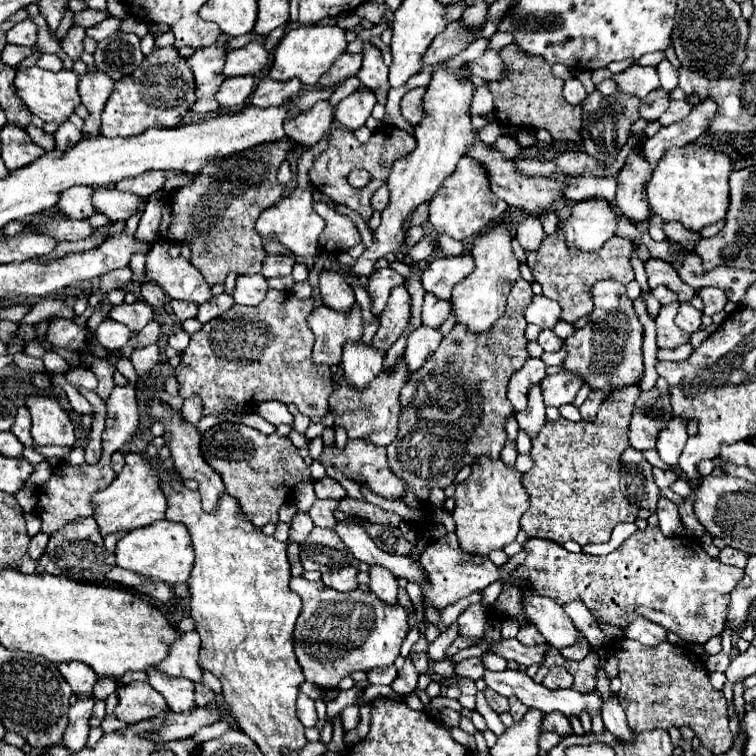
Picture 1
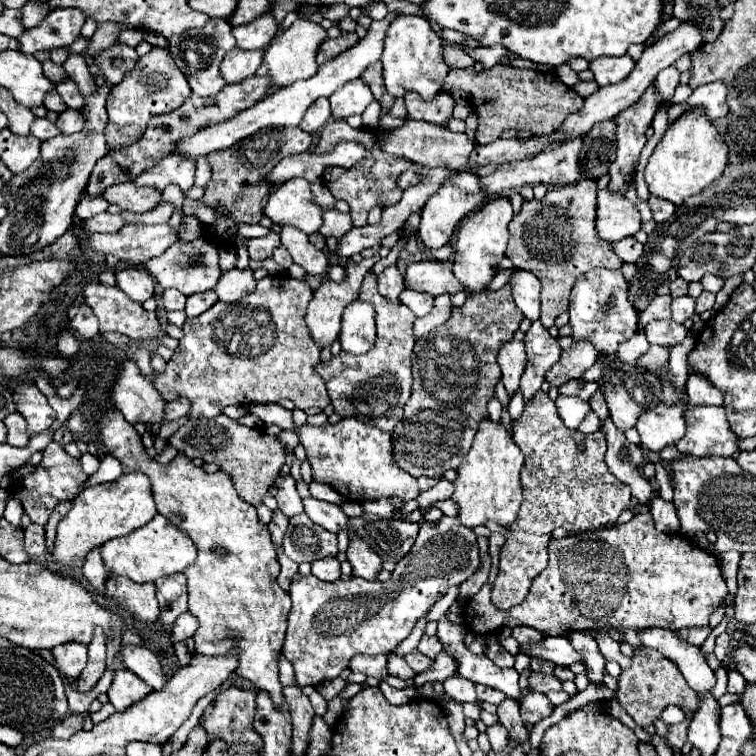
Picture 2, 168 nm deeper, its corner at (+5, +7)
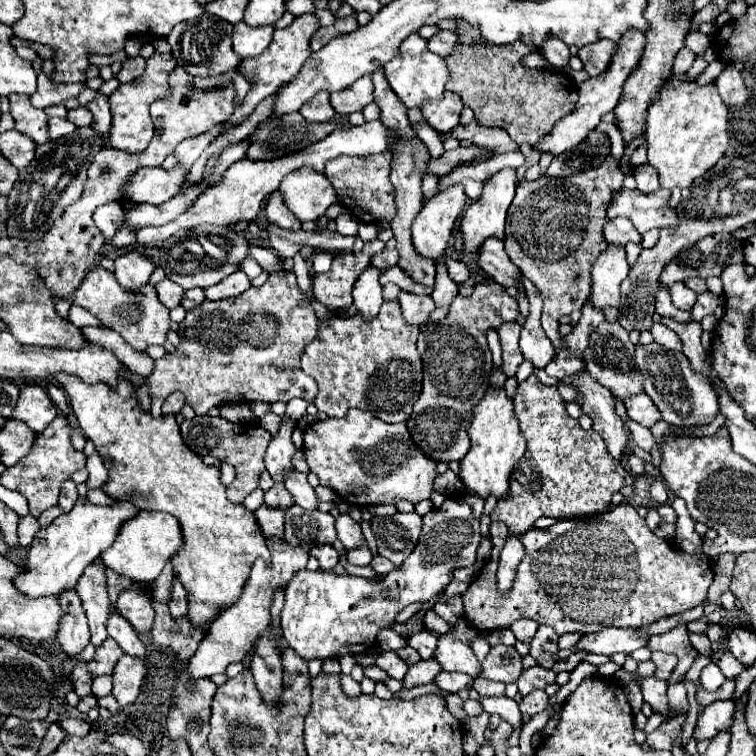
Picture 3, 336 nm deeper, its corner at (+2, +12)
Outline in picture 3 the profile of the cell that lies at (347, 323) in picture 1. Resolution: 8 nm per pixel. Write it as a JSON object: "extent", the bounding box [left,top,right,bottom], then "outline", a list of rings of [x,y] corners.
{"extent":[313,240,385,308],"outline":[[[371,240],[365,242],[361,252],[339,252],[333,258],[331,270],[325,274],[315,274],[313,278],[313,292],[317,300],[325,306],[349,308],[353,304],[351,290],[355,280],[369,266],[371,256],[383,248],[385,244],[381,240]]]}

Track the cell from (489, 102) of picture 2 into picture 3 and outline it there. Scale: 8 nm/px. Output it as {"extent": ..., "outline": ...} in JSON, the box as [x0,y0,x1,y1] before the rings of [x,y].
{"extent":[445,20,577,146],"outline":[[[455,20],[455,34],[459,36],[459,46],[453,54],[445,58],[449,68],[447,90],[463,98],[463,104],[475,112],[475,120],[485,128],[503,128],[519,146],[525,142],[529,146],[537,144],[545,132],[553,130],[553,124],[573,112],[577,104],[577,86],[567,74],[555,70],[539,70],[523,66],[521,58],[535,48],[503,48],[497,44],[485,44],[481,34],[471,24]]]}

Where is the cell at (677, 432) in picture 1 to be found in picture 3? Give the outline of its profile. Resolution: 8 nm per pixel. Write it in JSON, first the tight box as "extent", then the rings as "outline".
{"extent":[623,394,661,428],"outline":[[[645,394],[629,396],[629,400],[623,400],[623,404],[627,410],[627,416],[645,428],[651,428],[655,422],[661,420],[659,410],[653,406],[649,396],[645,396]]]}

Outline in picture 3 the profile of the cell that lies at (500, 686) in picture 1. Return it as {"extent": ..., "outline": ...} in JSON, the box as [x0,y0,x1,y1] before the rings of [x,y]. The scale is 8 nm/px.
{"extent":[433,632,481,676],"outline":[[[451,632],[439,638],[433,658],[445,672],[463,672],[469,676],[479,676],[481,672],[481,664],[477,662],[477,656],[473,654],[471,646],[457,642]]]}

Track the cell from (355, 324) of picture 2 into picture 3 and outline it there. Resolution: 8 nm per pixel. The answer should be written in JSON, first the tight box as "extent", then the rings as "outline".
{"extent":[353,266,383,318],"outline":[[[367,266],[365,272],[357,278],[357,284],[353,288],[353,300],[355,300],[355,308],[359,310],[359,314],[363,318],[373,318],[379,312],[379,306],[383,302],[381,296],[381,282],[379,282],[379,268]]]}

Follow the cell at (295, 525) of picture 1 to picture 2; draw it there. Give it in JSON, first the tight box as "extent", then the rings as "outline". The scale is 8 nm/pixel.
{"extent":[276,477,304,519],"outline":[[[284,477],[284,479],[276,479],[276,485],[278,485],[278,495],[276,495],[276,501],[278,501],[278,509],[290,519],[294,517],[296,513],[304,513],[302,509],[302,499],[296,491],[296,483],[292,477]]]}

